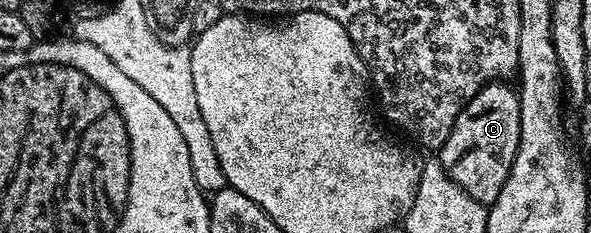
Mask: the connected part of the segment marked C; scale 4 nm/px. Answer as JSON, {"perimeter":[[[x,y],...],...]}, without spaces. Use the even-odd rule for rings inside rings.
{"perimeter":[[[506,82],[486,84],[470,101],[460,110],[458,117],[449,125],[450,133],[445,133],[440,144],[440,151],[436,156],[437,163],[464,190],[464,194],[471,196],[476,202],[484,205],[492,205],[504,187],[504,182],[512,170],[512,162],[516,158],[516,150],[520,142],[520,98],[517,87],[510,88]]]}

